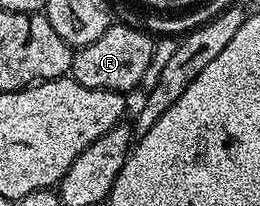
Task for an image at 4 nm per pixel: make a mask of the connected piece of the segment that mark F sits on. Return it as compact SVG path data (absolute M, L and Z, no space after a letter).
M116 21L110 29L106 29L106 33L102 33L102 37L98 37L98 41L90 41L90 45L75 48L70 68L71 78L78 85L86 85L86 89L121 93L137 90L155 51L153 36L147 30L139 29Z

